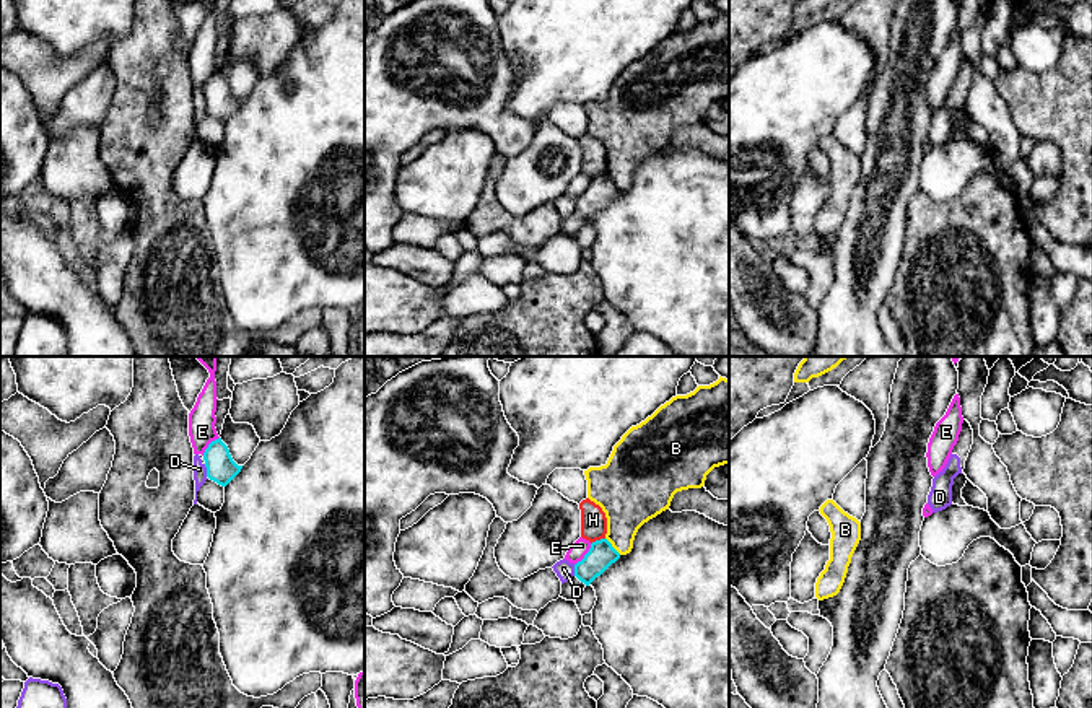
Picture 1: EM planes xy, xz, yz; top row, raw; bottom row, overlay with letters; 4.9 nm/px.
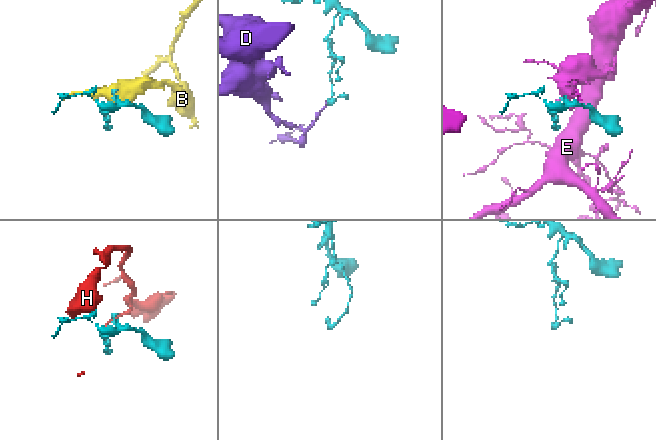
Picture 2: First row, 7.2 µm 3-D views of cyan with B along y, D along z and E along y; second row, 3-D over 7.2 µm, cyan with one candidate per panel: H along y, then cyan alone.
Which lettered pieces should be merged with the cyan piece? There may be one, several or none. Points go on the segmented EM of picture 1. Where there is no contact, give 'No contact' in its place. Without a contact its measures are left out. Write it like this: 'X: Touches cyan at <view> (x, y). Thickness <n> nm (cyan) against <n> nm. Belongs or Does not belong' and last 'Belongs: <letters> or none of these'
B: Touches cyan at xz (611, 546). Thickness 140 nm (cyan) against 280 nm. Does not belong
D: Touches cyan at xy (207, 471). Thickness 140 nm (cyan) against 60 nm. Does not belong
E: Touches cyan at xz (585, 555). Thickness 140 nm (cyan) against 90 nm. Does not belong
H: Touches cyan at xz (598, 541). Thickness 140 nm (cyan) against 130 nm. Does not belong
Belongs: none of these

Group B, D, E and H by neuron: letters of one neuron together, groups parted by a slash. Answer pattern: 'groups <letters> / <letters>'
groups B / D / E / H

